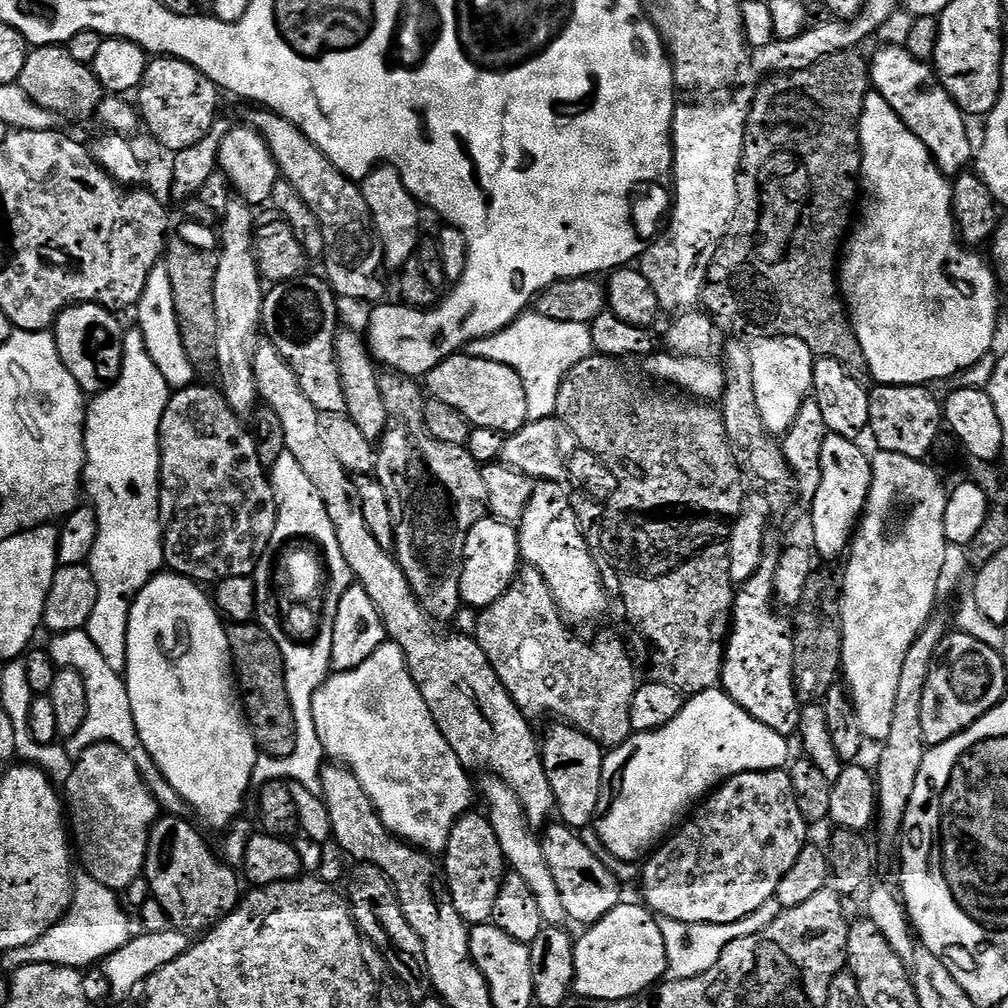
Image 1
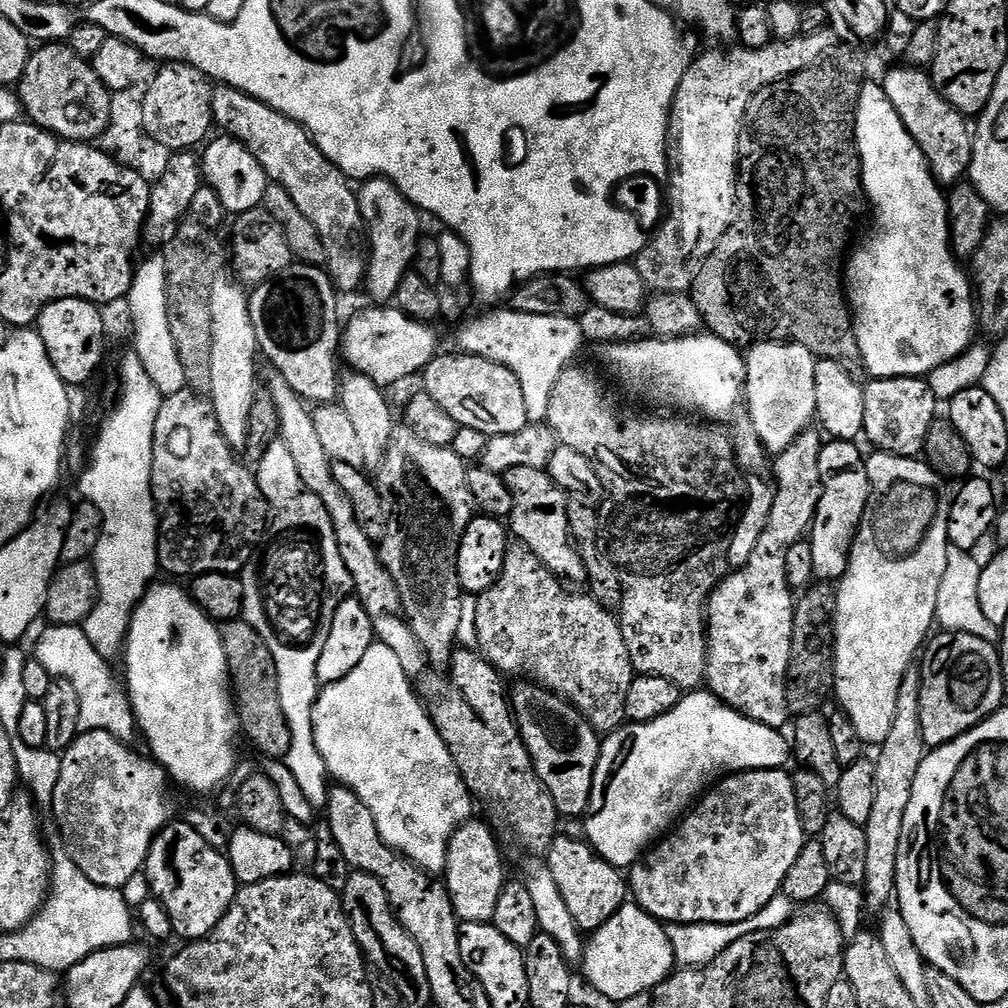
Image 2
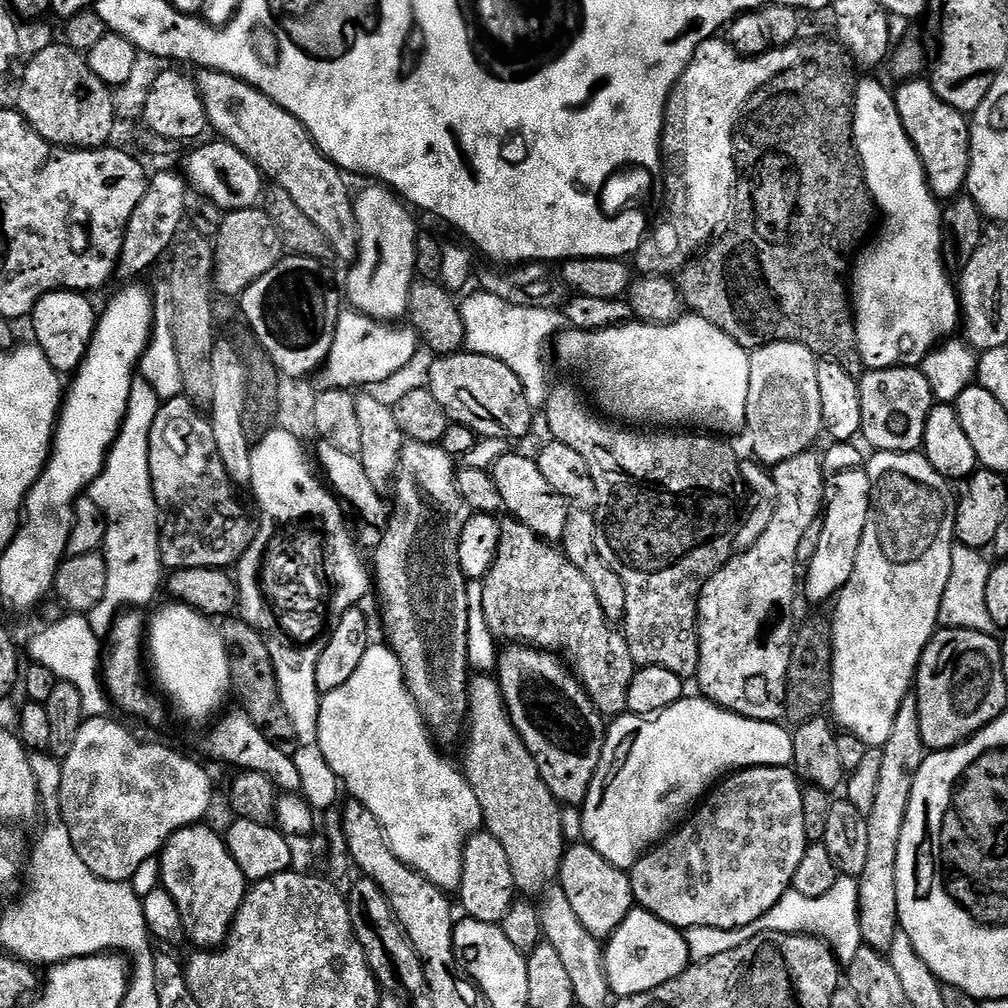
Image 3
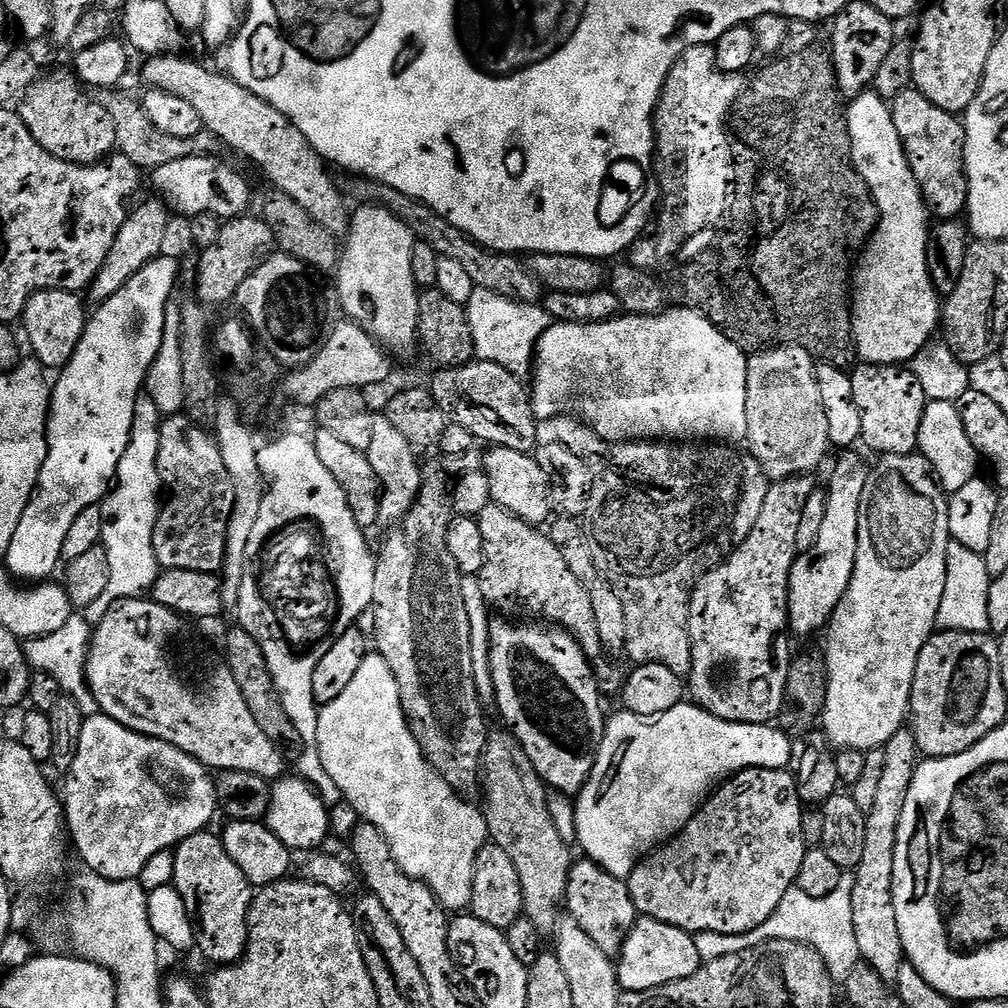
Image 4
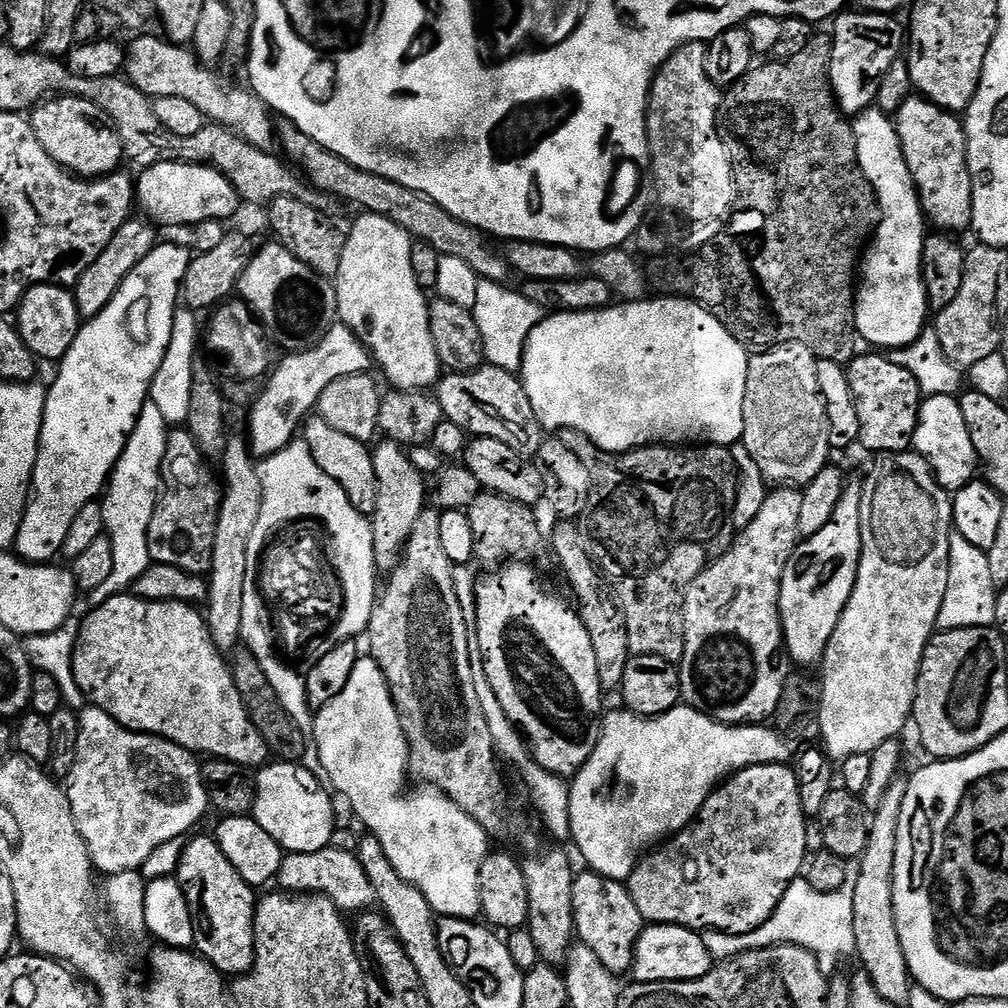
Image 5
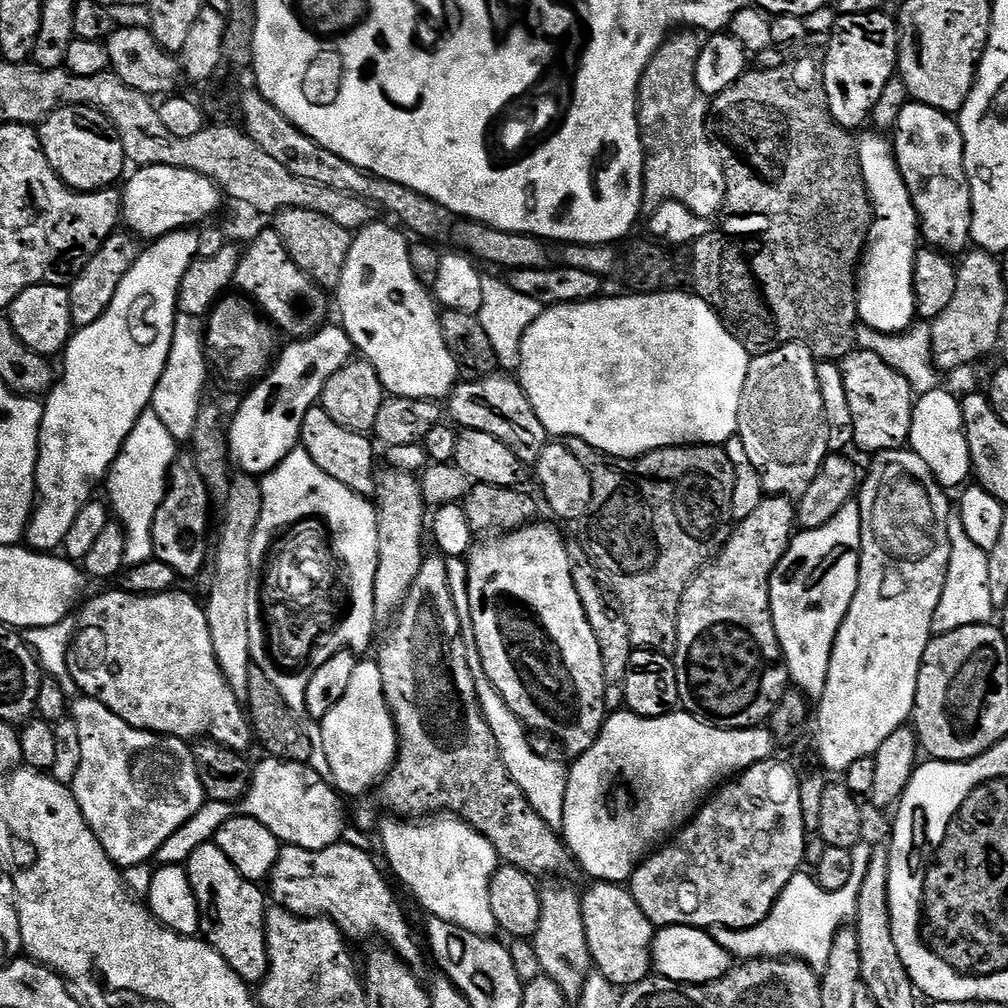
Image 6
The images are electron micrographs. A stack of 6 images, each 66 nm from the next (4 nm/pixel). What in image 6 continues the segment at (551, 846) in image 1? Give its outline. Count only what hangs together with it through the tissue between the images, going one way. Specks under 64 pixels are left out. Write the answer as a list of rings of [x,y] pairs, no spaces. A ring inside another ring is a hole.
[[[596,882],[591,886],[593,888],[588,893],[583,893],[580,905],[592,963],[595,971],[616,985],[617,989],[627,990],[649,979],[653,971],[650,957],[654,925],[646,918],[646,914],[642,914],[627,887],[607,882]]]

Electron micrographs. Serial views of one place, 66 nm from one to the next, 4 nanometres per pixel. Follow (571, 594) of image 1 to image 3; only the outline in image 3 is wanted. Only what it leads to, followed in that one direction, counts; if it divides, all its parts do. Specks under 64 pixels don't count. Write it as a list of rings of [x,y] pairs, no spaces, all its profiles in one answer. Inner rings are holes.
[[[509,454],[490,469],[493,481],[497,484],[501,495],[503,511],[519,524],[525,524],[529,530],[548,542],[560,542],[564,538],[564,522],[569,509],[566,502],[546,482],[542,470],[538,470],[535,459],[528,456]],[[508,511],[508,512],[506,512]]]

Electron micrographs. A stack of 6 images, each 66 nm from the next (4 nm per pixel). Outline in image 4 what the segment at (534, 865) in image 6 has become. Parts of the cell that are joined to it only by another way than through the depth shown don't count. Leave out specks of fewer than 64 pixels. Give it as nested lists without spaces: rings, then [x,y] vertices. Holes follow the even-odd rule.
[[[425,475],[414,506],[410,506],[408,513],[393,527],[396,529],[385,538],[384,545],[378,548],[370,615],[372,628],[376,631],[375,651],[386,658],[386,666],[390,666],[398,682],[404,715],[408,717],[408,725],[412,727],[420,749],[434,770],[438,770],[438,774],[442,774],[457,793],[472,794],[468,792],[475,788],[477,791],[482,780],[482,757],[490,727],[484,721],[485,705],[474,686],[470,658],[470,642],[474,633],[470,630],[470,618],[466,618],[466,602],[462,602],[464,576],[458,562],[454,562],[450,555],[450,545],[446,543],[454,515],[450,484],[443,475],[440,476]]]

